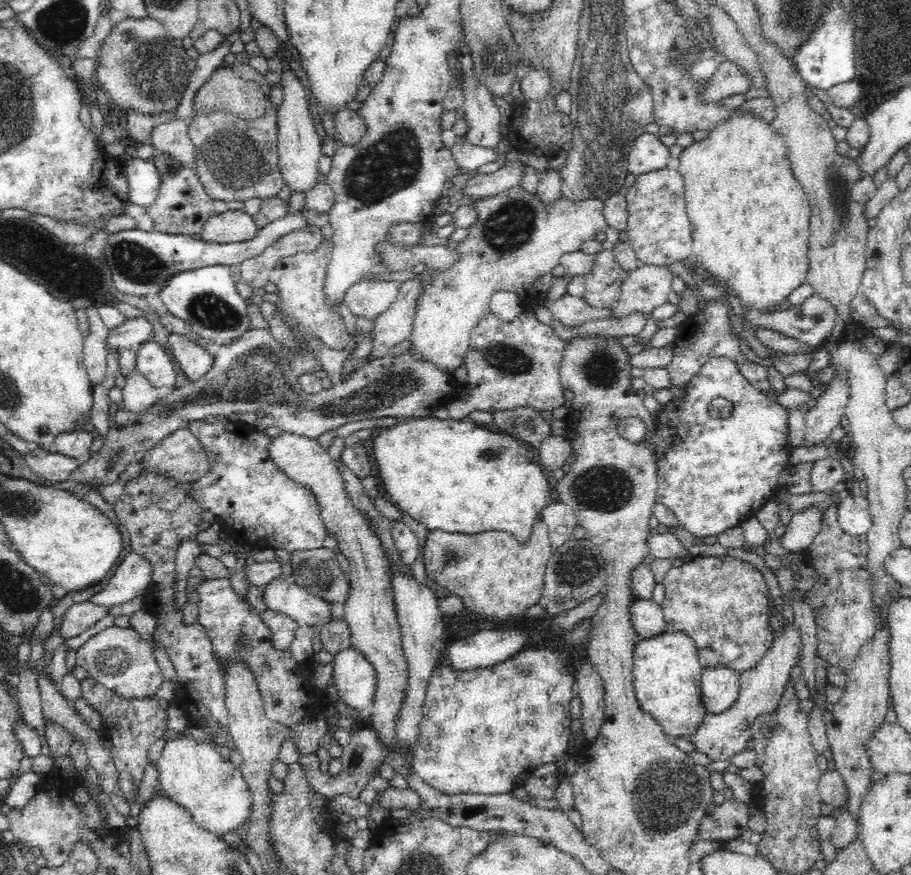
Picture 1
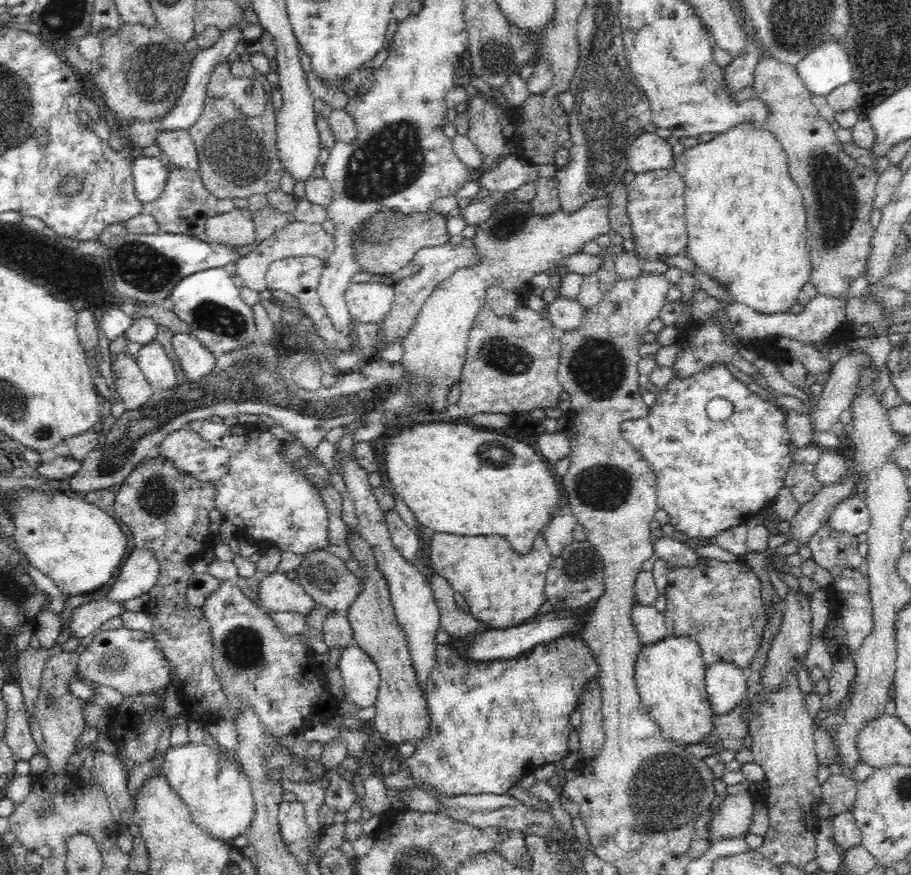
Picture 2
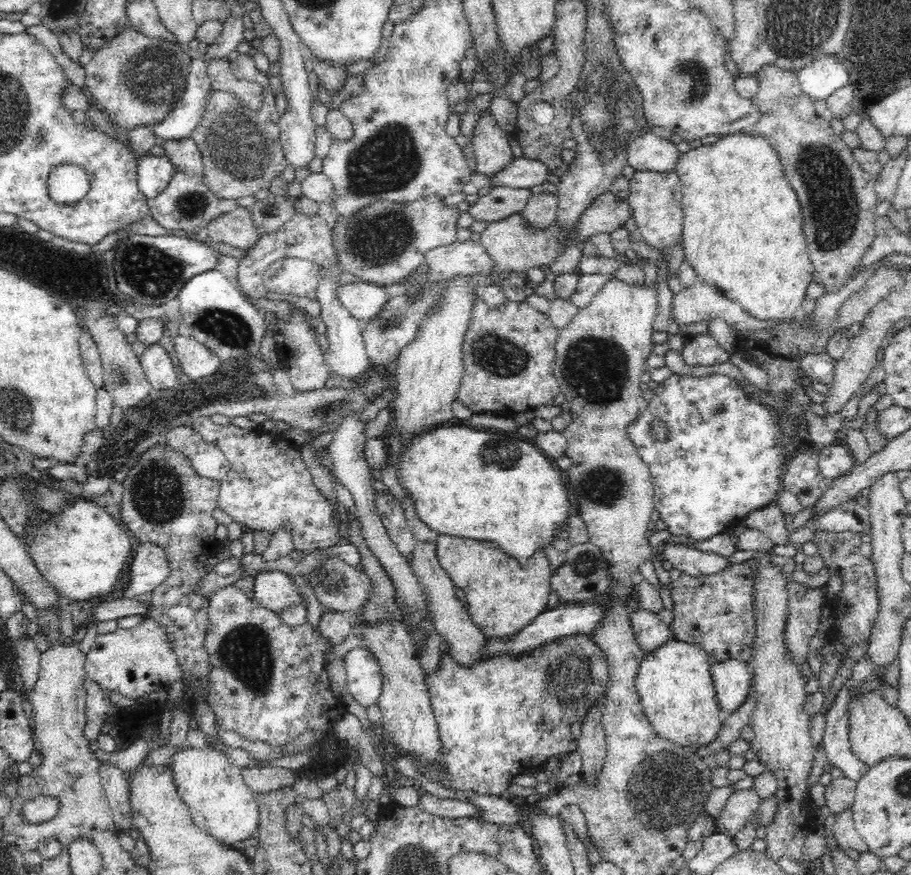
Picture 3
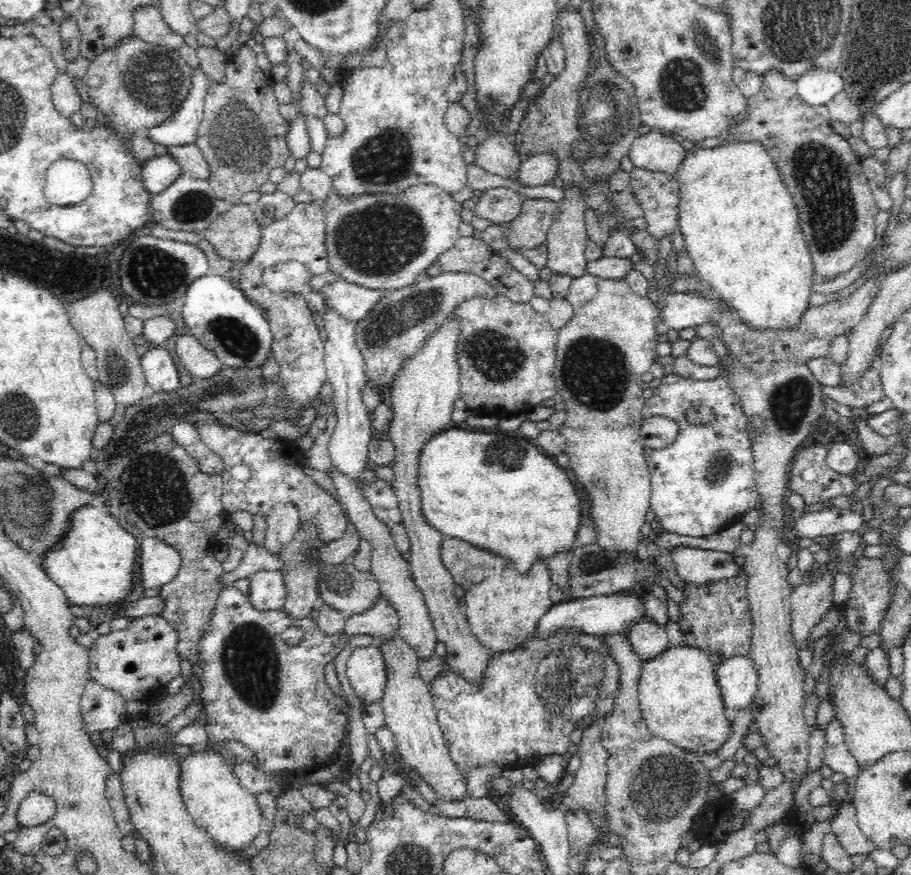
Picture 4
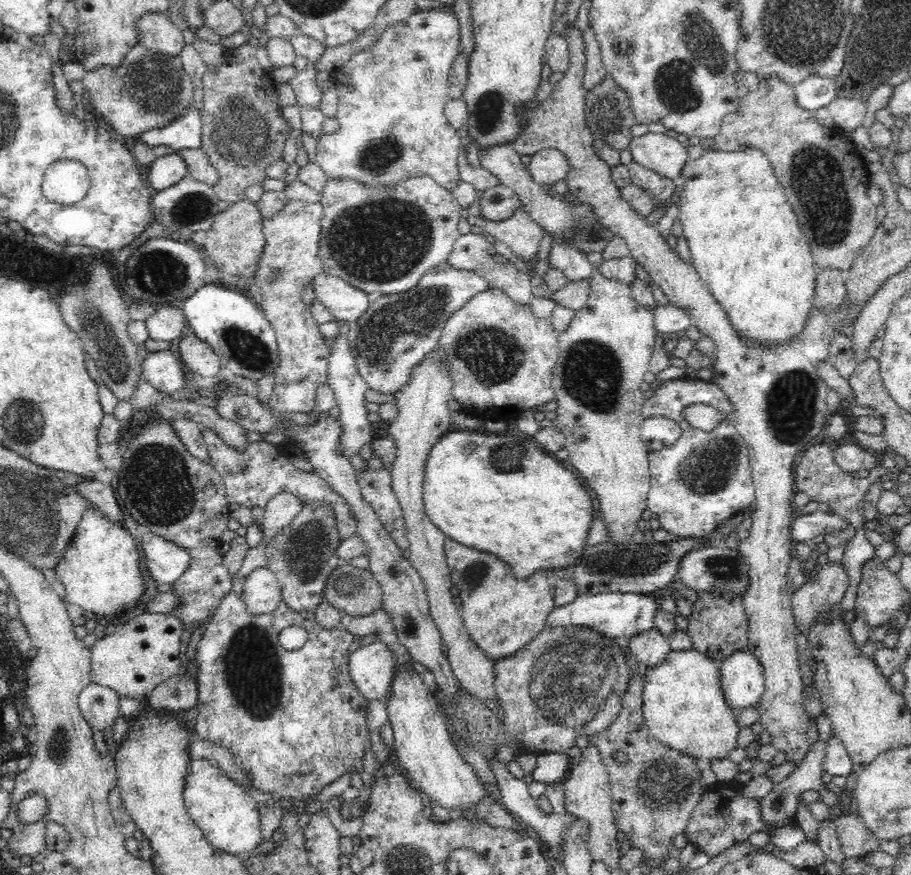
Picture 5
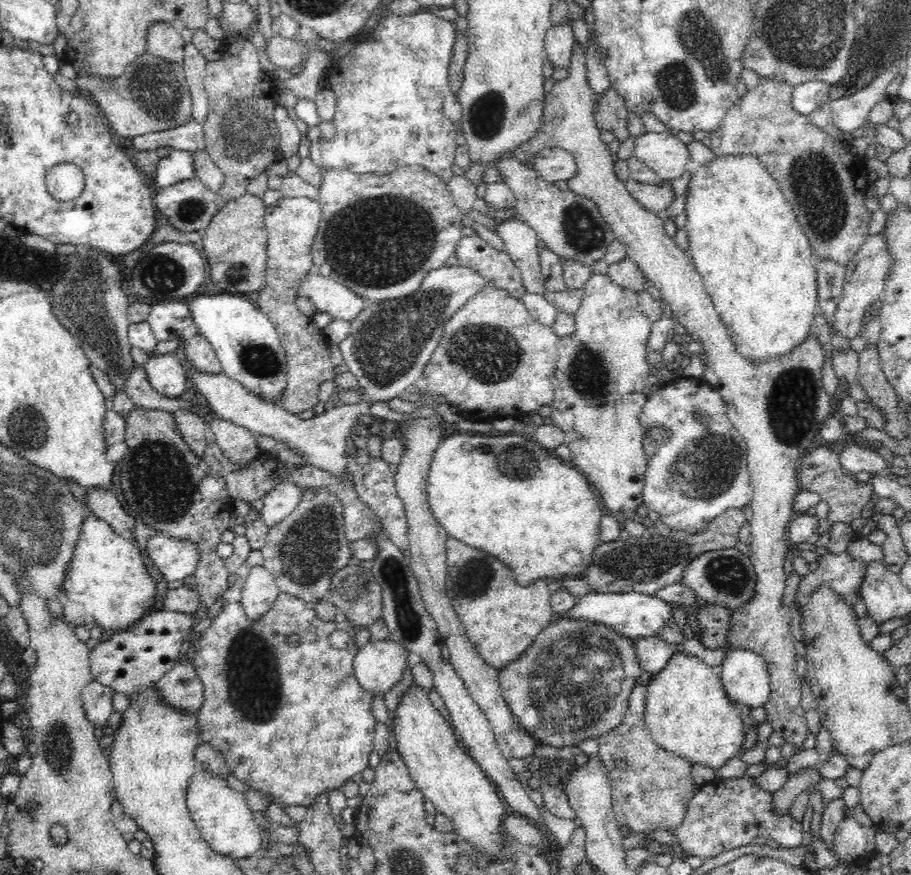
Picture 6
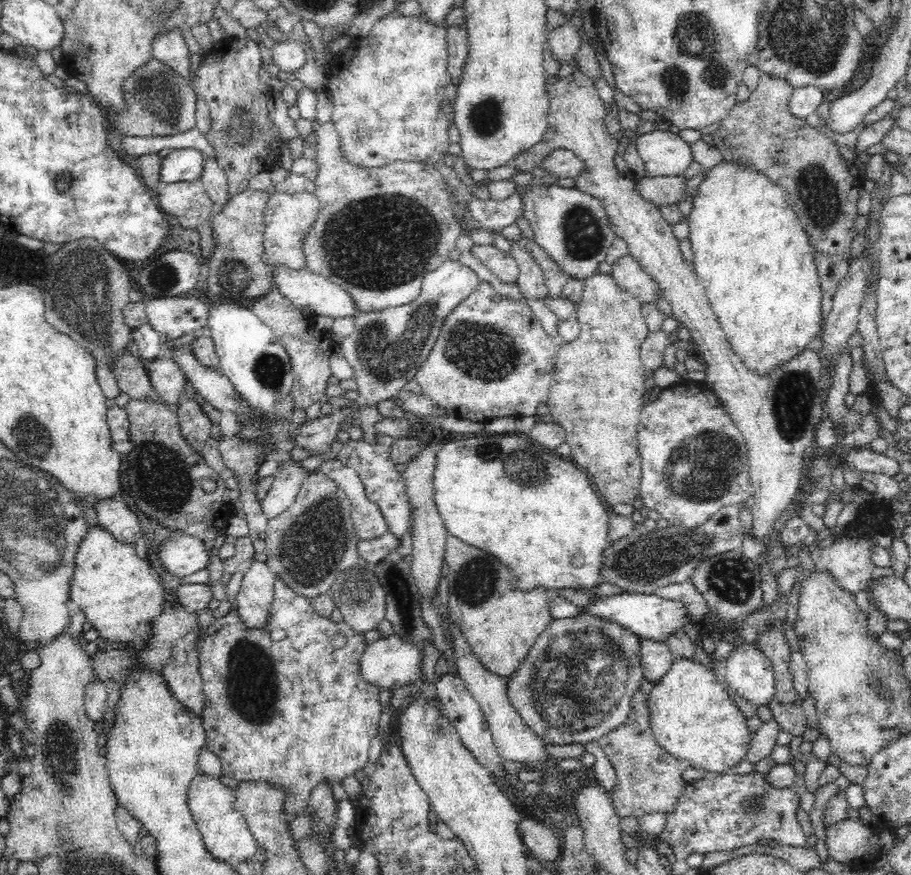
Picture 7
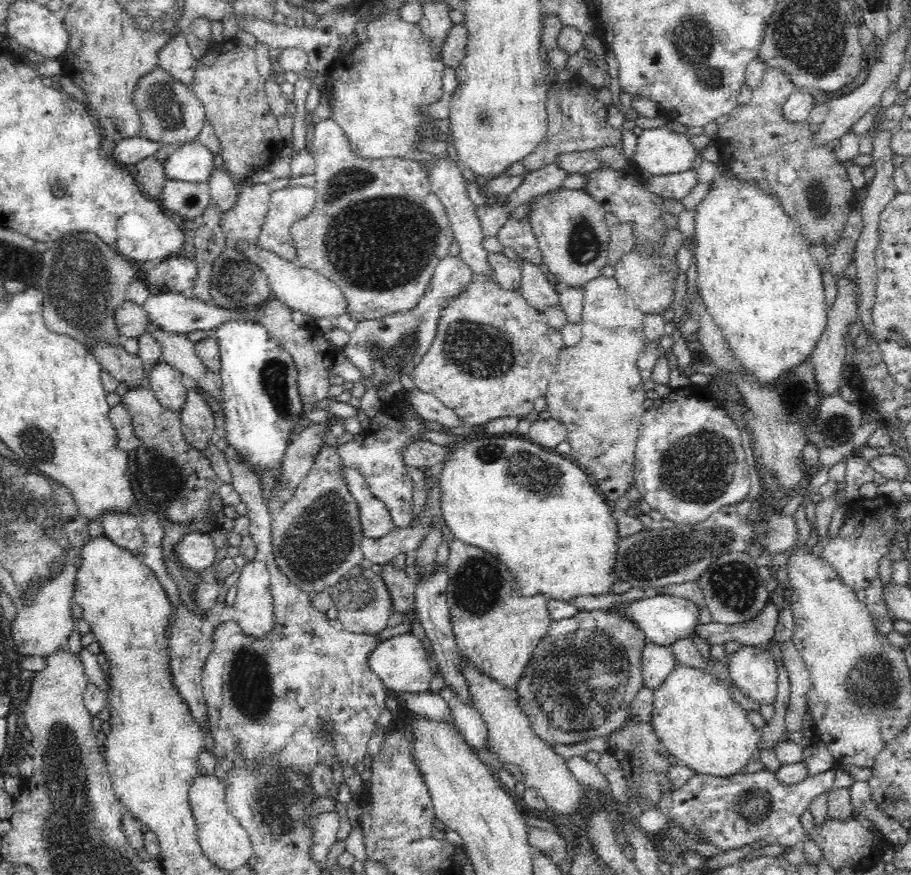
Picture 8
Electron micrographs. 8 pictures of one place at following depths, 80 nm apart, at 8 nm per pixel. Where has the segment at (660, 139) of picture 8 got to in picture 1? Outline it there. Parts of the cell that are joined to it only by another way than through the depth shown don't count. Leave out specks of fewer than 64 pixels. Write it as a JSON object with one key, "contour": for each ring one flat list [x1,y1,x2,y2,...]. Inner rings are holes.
{"contour":[[641,133,628,150,628,171,638,177,640,174,663,170,668,166,670,153,660,141,660,136]]}

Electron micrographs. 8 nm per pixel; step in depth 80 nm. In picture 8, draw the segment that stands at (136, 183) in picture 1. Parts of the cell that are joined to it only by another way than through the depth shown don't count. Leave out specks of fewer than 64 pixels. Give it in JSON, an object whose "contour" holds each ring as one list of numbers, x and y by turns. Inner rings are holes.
{"contour":[[198,140,179,146,165,160,163,168,167,180,192,183,207,182,212,172,216,172,214,154]]}

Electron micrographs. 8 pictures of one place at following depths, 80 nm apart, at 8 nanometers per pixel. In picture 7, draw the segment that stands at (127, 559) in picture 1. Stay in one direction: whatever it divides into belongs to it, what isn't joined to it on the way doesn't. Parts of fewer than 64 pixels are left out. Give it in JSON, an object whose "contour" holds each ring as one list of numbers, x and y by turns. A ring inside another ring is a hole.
{"contour":[[173,531,156,550,162,566,176,578,190,576,208,566,210,554,199,537]]}

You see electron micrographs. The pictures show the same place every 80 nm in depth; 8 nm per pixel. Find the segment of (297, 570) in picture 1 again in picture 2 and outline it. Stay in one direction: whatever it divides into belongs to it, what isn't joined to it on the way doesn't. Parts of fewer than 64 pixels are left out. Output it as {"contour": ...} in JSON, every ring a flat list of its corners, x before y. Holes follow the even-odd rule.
{"contour":[[318,549,305,554,296,569,296,581,323,608,324,611,347,610,356,598,362,594,362,578,346,568,344,560,326,549]]}

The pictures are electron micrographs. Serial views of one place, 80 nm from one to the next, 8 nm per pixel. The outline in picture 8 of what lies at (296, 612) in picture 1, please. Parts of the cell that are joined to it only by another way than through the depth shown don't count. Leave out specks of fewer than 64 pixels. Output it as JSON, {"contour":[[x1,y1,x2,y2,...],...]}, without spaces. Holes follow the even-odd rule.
{"contour":[[248,560,236,583,233,618,249,638,264,638,274,627,271,574,264,561]]}

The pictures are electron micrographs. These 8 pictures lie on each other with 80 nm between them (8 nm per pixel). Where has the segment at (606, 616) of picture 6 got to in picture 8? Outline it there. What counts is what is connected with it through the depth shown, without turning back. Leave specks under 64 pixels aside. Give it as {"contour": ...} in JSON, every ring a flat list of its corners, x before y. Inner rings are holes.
{"contour":[[663,594,651,596,650,598,642,598,642,600,634,600,634,602,622,602,621,605,613,606,613,608,632,617,647,637,647,641,658,646,670,647,677,640,689,637,699,625,700,608,690,600,674,596,664,596]]}

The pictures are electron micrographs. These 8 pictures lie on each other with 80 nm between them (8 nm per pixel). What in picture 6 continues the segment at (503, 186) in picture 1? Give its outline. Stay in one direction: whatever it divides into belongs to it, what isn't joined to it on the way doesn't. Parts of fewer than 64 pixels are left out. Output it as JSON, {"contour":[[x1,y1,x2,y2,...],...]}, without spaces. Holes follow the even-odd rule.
{"contour":[[545,148,535,158,533,170,542,180,552,183,568,180,576,174,578,166,574,157,564,149]]}

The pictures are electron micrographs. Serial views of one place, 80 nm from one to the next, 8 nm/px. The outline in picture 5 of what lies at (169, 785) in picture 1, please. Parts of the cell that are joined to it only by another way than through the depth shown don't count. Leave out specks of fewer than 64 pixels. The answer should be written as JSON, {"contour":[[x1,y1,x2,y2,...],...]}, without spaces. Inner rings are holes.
{"contour":[[198,759,191,760,189,771,185,780,183,799,187,813,195,820,195,823,204,833,204,838,216,848,218,852,226,852,234,856,250,858,258,845,263,842,260,834,260,816,258,814,258,804,252,798,250,792,244,791,242,787,231,778,222,774,222,771,210,762,210,760]]}

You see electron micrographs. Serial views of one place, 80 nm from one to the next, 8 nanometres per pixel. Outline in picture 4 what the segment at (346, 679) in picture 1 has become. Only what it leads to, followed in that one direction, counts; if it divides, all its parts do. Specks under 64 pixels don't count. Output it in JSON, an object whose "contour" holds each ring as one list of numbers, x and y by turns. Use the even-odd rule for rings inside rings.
{"contour":[[376,643,355,648,347,659,346,675,364,705,380,701,387,686,384,652]]}

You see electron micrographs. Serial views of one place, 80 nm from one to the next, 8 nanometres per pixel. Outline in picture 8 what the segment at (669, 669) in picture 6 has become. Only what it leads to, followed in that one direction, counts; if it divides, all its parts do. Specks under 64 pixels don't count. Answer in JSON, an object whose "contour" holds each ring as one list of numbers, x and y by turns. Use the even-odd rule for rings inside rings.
{"contour":[[647,642,643,649,641,670,644,686,654,691,651,720,654,732,679,764,688,766,698,774,725,777,738,774,749,762,759,760,760,730,748,721,748,711,730,697,726,682,719,680,714,672,677,663,670,647,652,642]]}

